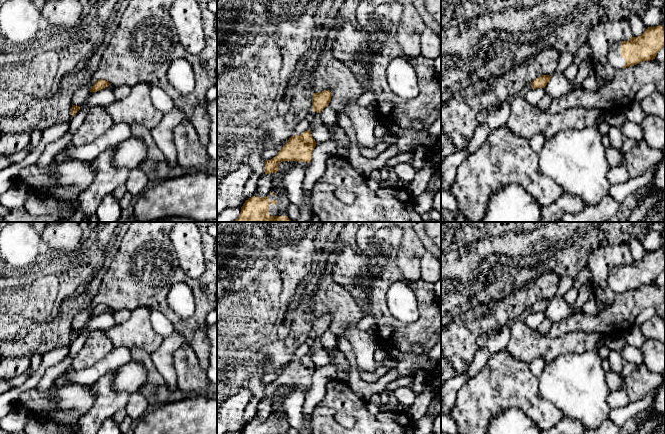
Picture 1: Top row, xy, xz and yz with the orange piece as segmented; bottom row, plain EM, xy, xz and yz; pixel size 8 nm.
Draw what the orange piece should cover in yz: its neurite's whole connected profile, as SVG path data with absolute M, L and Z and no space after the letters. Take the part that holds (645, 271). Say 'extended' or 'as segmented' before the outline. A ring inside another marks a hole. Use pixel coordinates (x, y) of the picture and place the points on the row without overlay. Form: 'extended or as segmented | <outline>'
extended | M662 249L648 251L641 260L614 267L608 276L608 286L617 293L631 291L642 285L655 283L665 269L665 253Z

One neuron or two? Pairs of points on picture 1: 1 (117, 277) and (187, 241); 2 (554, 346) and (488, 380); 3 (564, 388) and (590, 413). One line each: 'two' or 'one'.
1: two
2: two
3: one

